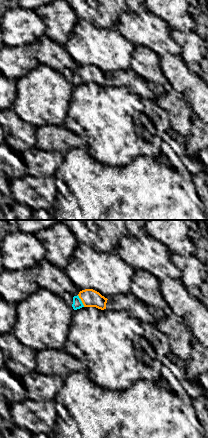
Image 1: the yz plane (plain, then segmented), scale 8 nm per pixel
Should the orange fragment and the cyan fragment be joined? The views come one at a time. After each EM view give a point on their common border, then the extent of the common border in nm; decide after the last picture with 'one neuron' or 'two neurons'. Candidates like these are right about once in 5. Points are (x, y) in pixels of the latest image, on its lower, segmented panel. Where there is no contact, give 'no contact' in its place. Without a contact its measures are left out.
(81, 300) | 110 nm

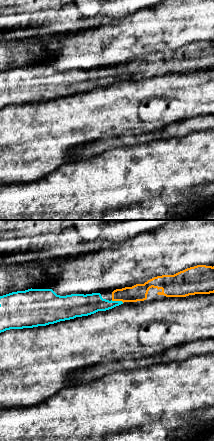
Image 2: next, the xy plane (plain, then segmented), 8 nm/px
(117, 300) | 110 nm

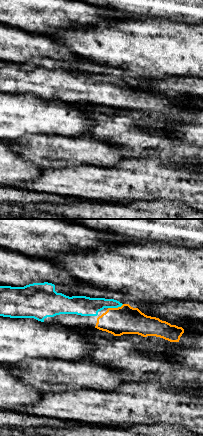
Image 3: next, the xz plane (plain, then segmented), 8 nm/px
(115, 308) | 130 nm

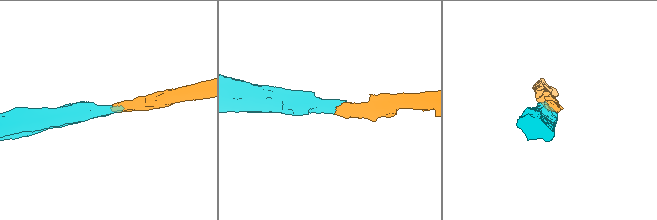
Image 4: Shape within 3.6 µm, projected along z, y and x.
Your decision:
one neuron

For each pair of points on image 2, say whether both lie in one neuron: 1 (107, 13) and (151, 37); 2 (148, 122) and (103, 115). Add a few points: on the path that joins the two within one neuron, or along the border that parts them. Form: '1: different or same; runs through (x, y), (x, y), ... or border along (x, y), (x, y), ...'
1: different; border along (138, 10), (113, 18), (100, 25)
2: same; runs through (137, 115), (114, 115)

